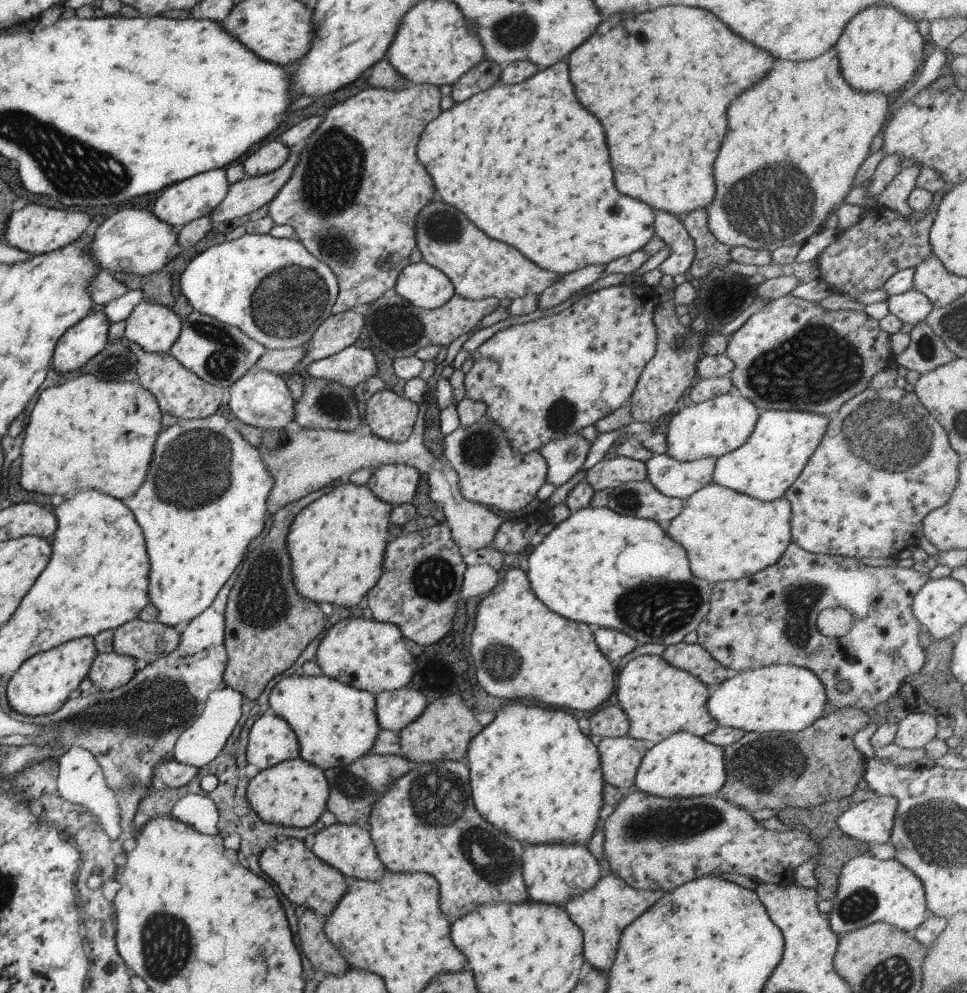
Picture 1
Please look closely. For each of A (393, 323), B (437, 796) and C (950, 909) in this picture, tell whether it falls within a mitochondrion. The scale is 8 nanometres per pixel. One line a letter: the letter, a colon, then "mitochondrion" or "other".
A: mitochondrion
B: mitochondrion
C: other

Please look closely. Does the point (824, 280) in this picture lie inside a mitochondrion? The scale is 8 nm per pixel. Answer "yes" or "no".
no

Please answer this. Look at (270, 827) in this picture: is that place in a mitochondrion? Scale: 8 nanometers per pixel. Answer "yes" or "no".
no

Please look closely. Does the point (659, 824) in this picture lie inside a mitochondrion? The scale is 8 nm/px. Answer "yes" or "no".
yes

